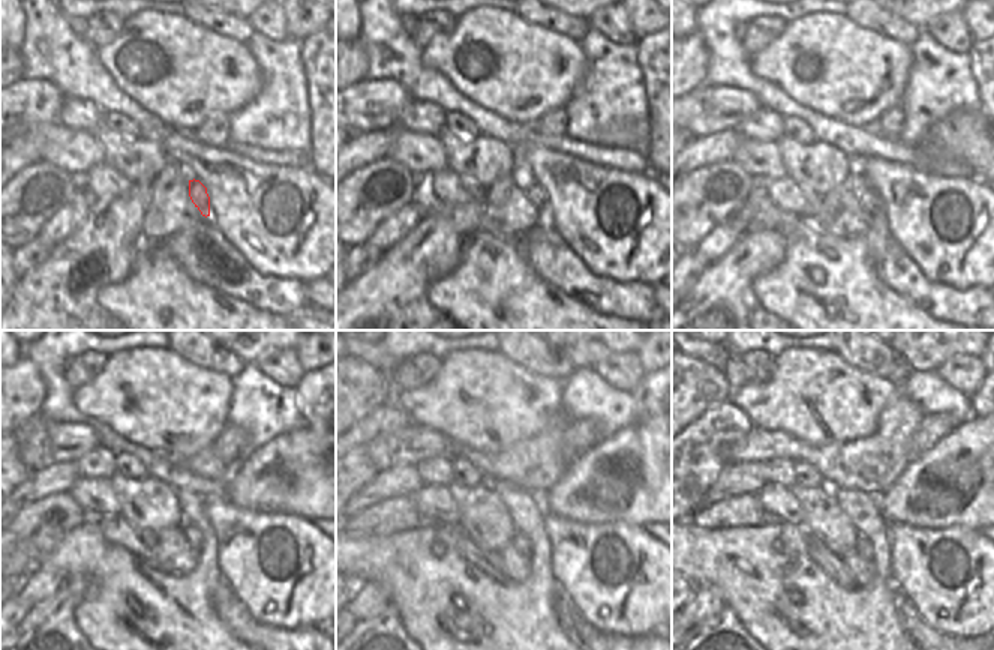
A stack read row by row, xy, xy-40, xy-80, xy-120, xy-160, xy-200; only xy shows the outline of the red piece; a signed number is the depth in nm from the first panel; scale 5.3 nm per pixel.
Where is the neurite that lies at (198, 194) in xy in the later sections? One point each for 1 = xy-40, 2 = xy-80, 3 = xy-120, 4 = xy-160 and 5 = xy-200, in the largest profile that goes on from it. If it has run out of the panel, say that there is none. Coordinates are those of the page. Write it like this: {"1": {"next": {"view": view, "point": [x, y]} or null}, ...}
{"1": {"next": {"view": "xy-40", "point": [534, 192]}}, "2": {"next": {"view": "xy-80", "point": [870, 201]}}, "3": {"next": {"view": "xy-120", "point": [192, 535]}}, "4": {"next": {"view": "xy-160", "point": [520, 544]}}, "5": {"next": {"view": "xy-200", "point": [862, 548]}}}

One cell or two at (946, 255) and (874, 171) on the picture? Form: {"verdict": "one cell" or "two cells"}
{"verdict": "one cell"}

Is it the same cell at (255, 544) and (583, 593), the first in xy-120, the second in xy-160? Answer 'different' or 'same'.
same

